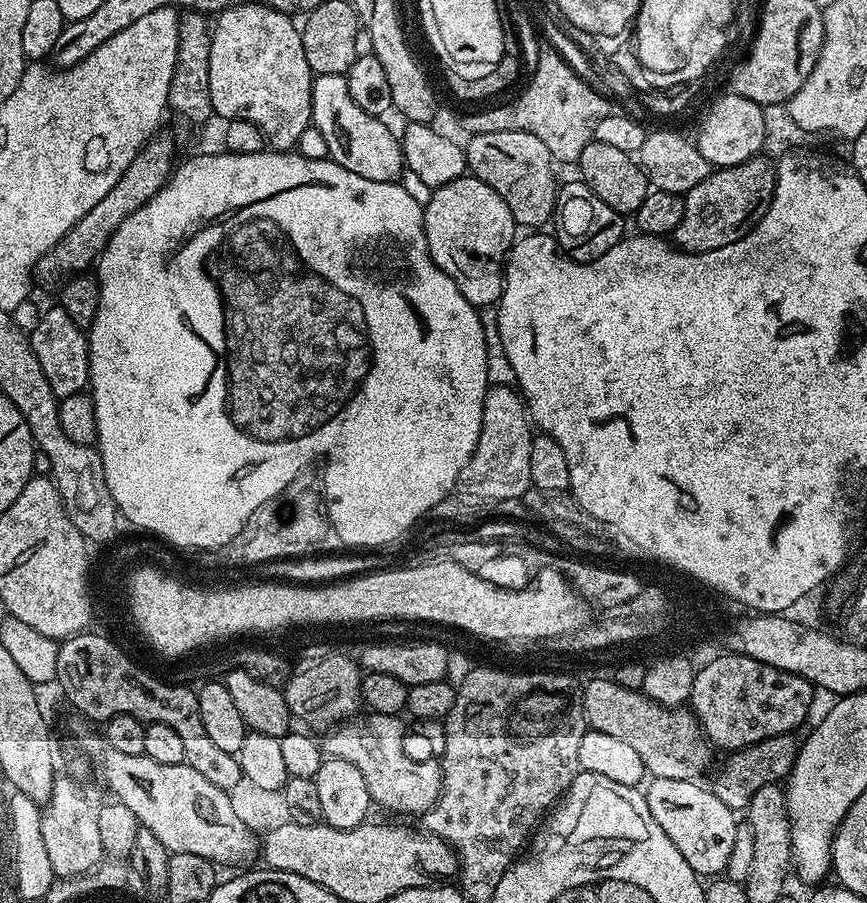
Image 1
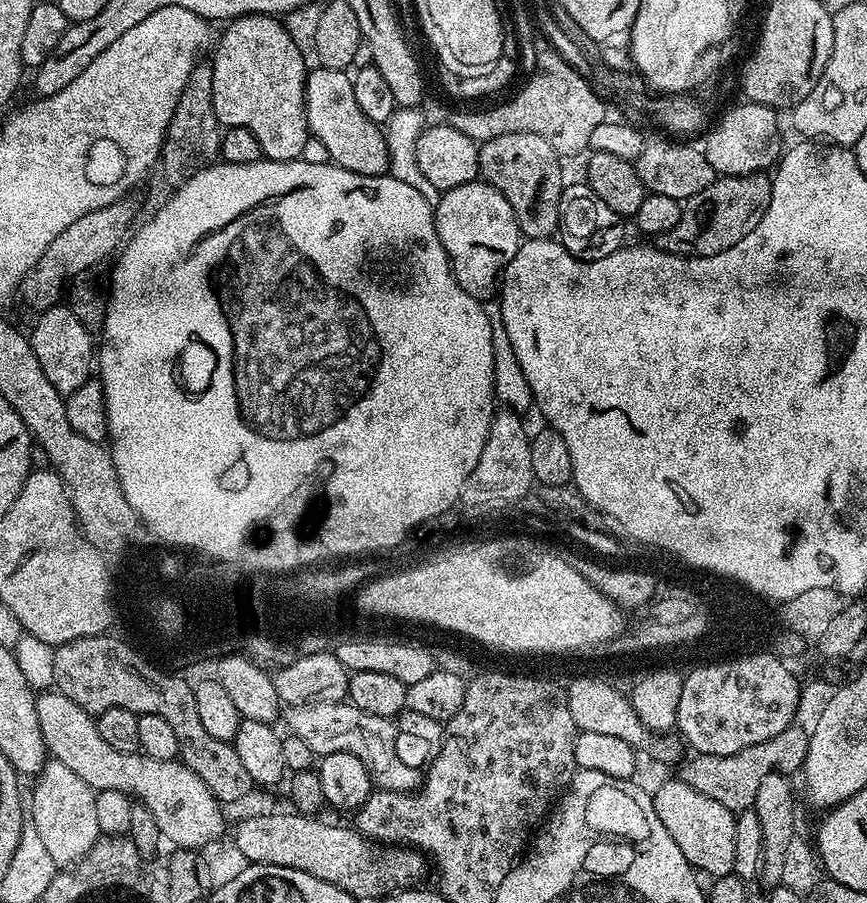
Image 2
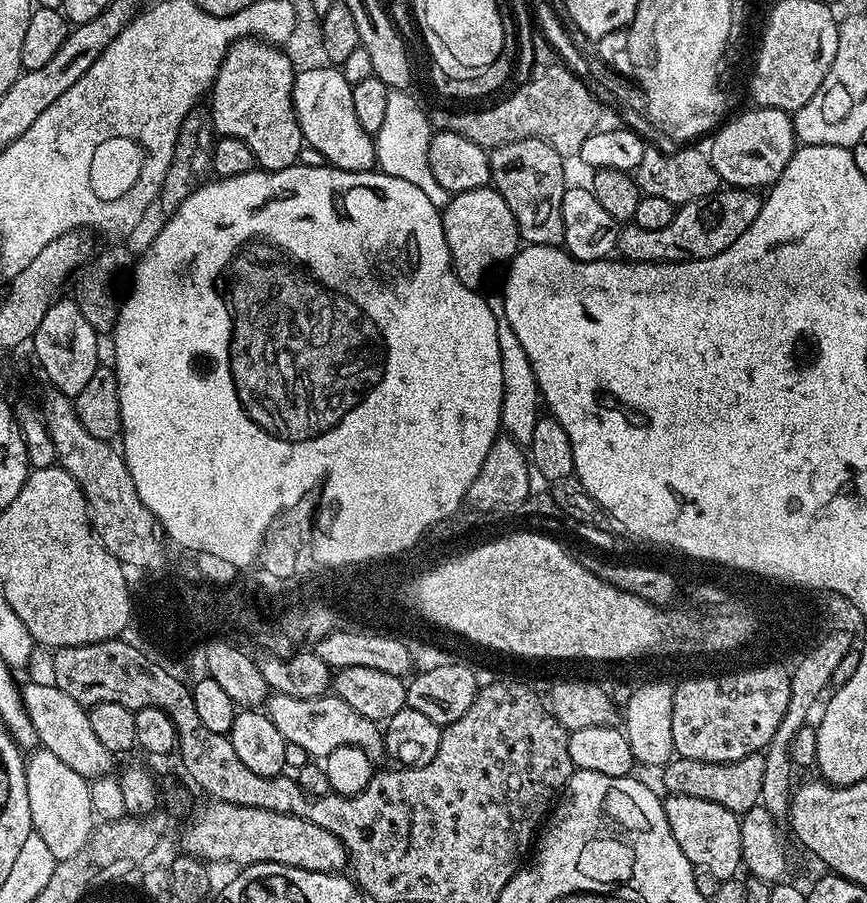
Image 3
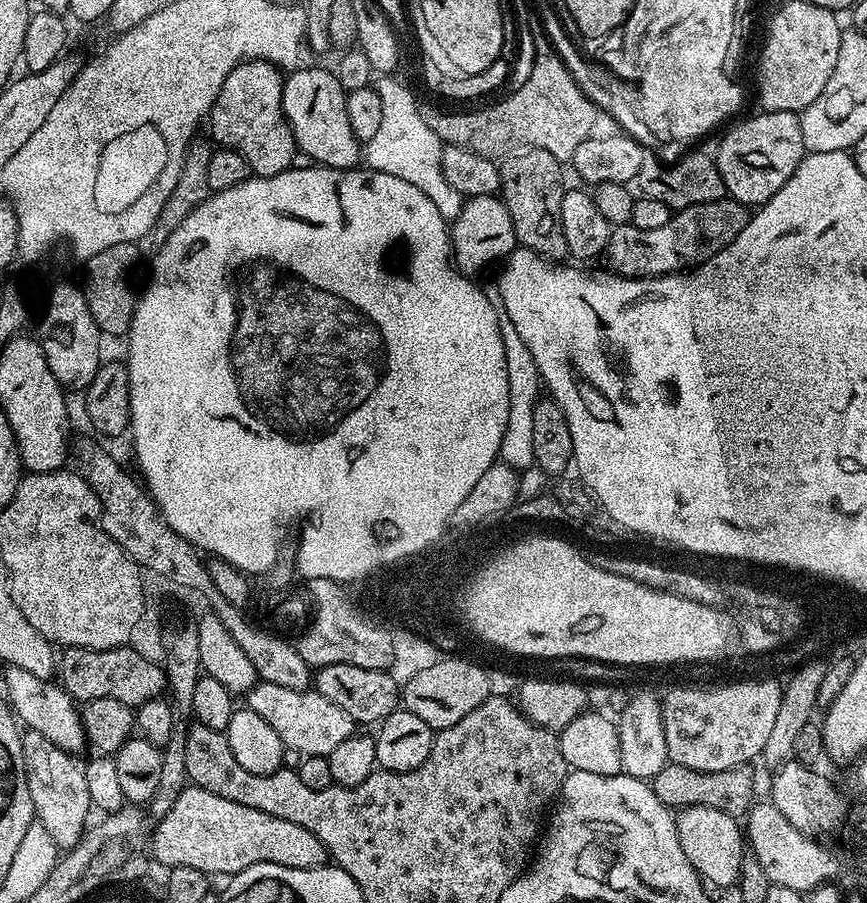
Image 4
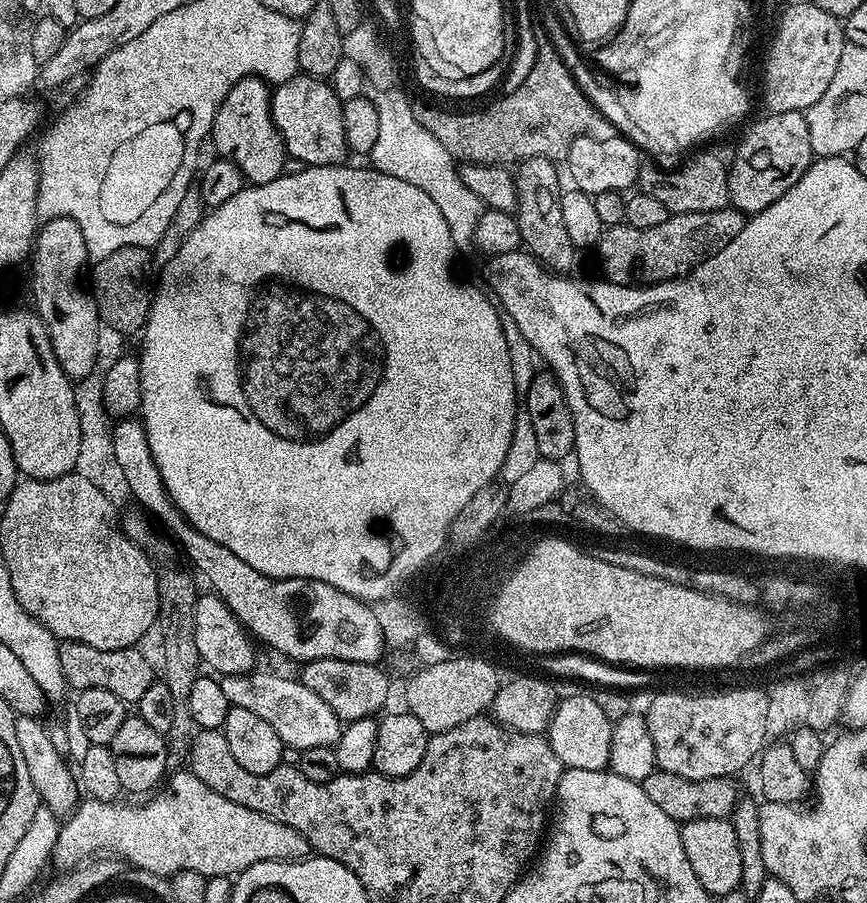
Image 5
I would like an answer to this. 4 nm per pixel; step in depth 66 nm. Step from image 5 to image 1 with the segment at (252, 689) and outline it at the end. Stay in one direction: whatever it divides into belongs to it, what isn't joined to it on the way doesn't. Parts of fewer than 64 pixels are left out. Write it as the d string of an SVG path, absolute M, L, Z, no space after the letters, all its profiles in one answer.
M374 712L365 717L365 720L356 718L333 727L325 735L329 736L322 740L325 757L358 766L366 782L366 790L370 790L373 805L381 804L392 812L423 814L430 811L440 796L439 763L435 759L416 760L408 755L400 716Z

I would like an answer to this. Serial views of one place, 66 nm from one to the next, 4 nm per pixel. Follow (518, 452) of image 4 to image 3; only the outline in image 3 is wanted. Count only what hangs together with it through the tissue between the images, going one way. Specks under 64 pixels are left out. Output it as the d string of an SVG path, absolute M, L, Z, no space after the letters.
M496 290L493 296L487 297L490 314L494 314L494 323L498 329L498 351L502 354L502 406L500 407L501 429L521 446L527 446L534 435L534 426L542 415L542 397L538 378L534 378L534 366L530 366L530 358L526 358L526 350L522 350L522 342L518 342L518 334L514 334L510 321L506 319L506 302L503 291Z

